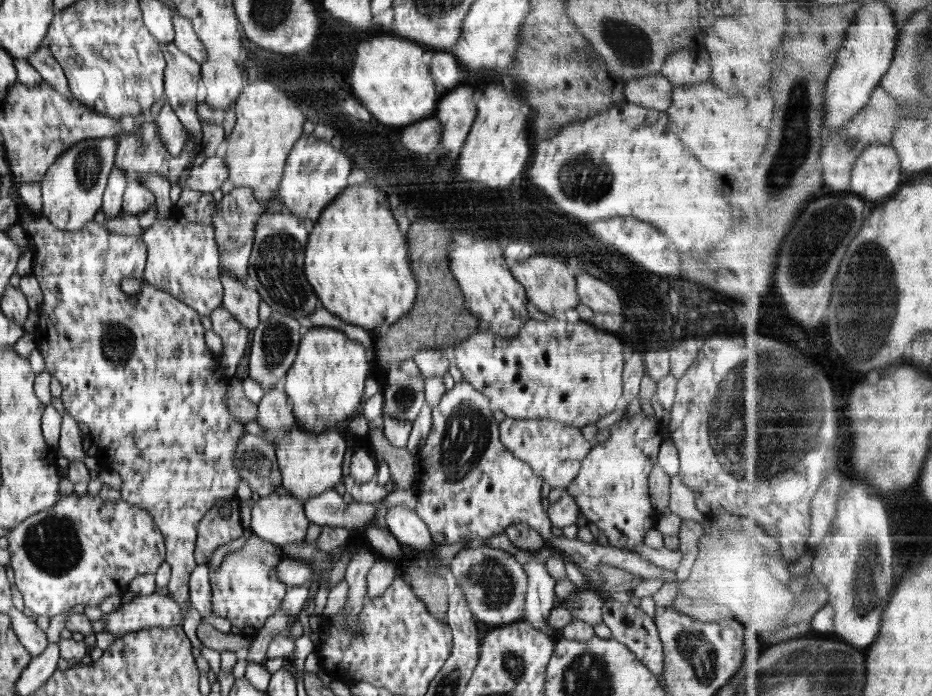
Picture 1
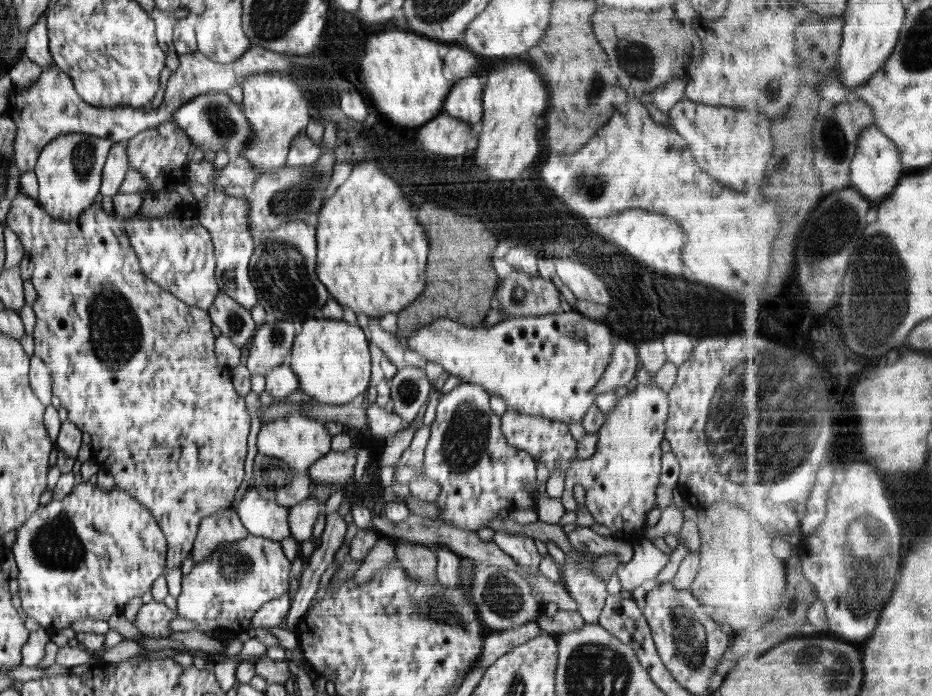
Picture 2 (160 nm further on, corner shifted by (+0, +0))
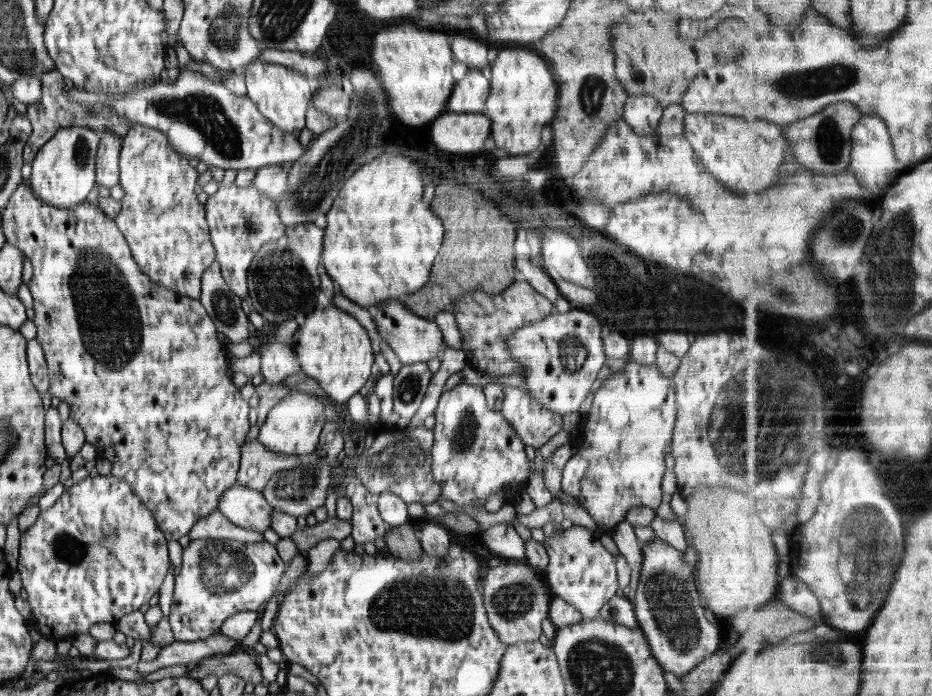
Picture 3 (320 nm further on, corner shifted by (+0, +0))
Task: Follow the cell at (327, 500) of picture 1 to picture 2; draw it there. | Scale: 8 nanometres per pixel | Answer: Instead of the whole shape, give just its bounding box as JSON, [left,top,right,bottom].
[288,497,325,541]

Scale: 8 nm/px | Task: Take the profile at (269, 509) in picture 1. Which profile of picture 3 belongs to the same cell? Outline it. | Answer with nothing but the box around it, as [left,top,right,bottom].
[217,485,274,532]

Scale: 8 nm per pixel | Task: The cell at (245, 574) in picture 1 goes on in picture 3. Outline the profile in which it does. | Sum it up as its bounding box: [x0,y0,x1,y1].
[170,539,286,642]

